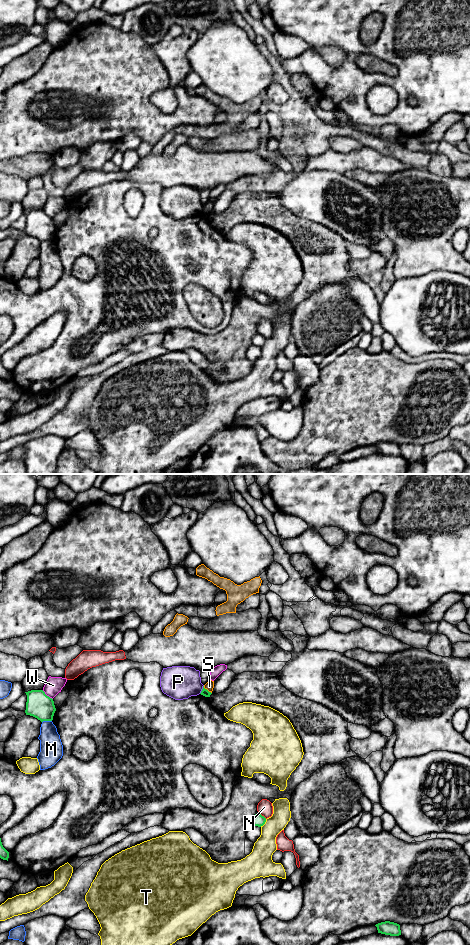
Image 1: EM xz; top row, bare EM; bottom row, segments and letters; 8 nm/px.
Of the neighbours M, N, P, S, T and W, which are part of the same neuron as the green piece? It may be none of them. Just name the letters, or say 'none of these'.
none of these

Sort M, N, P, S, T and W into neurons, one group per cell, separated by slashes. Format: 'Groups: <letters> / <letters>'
Groups: M / N / P / S / T / W

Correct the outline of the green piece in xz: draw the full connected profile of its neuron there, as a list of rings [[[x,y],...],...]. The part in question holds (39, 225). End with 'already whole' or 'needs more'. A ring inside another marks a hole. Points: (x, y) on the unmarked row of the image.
[[[31,210],[27,215],[26,235],[33,236],[43,241],[52,241],[56,231],[54,221],[43,210]]]; already whole

